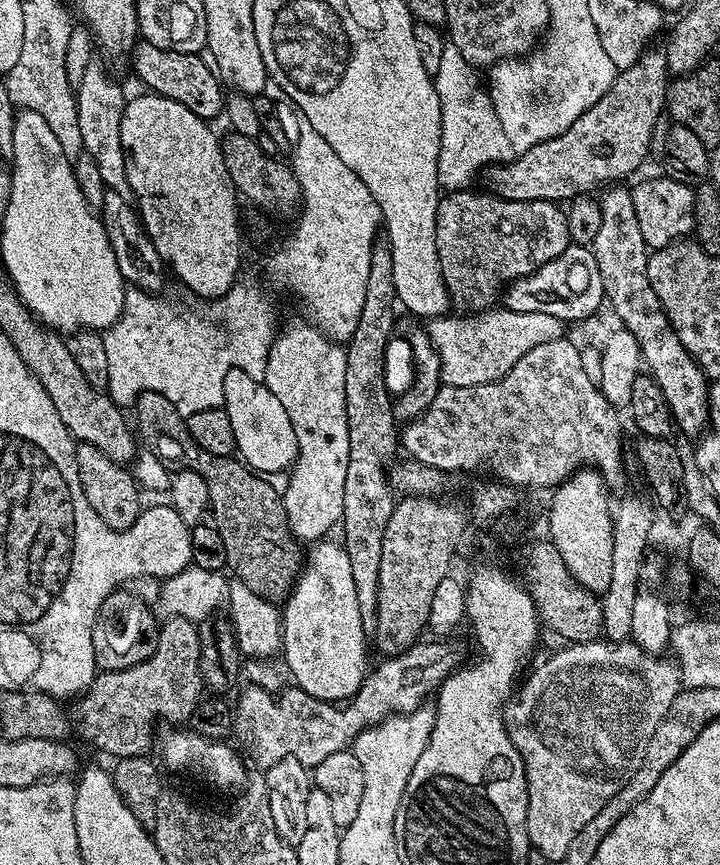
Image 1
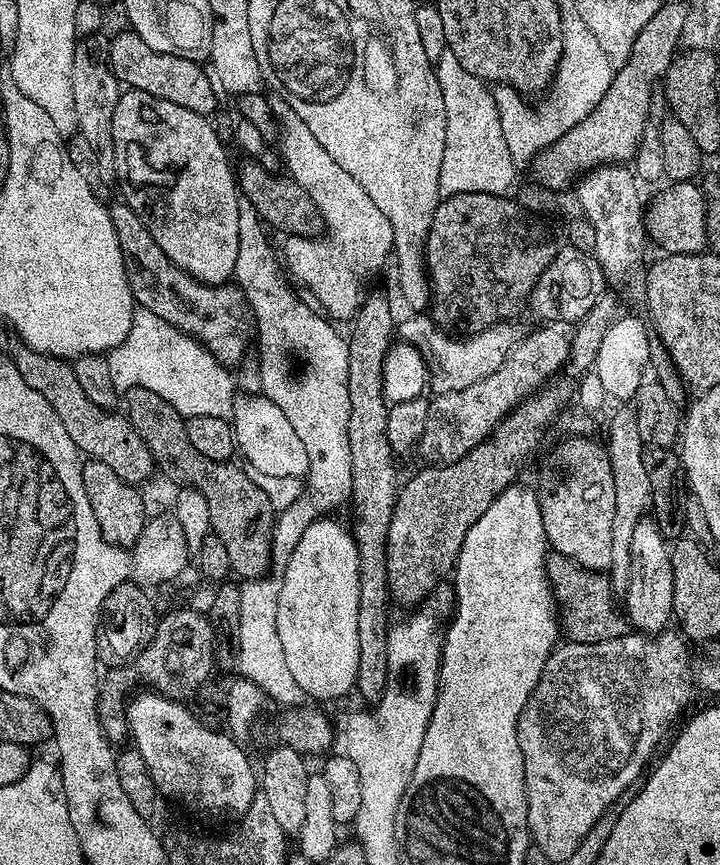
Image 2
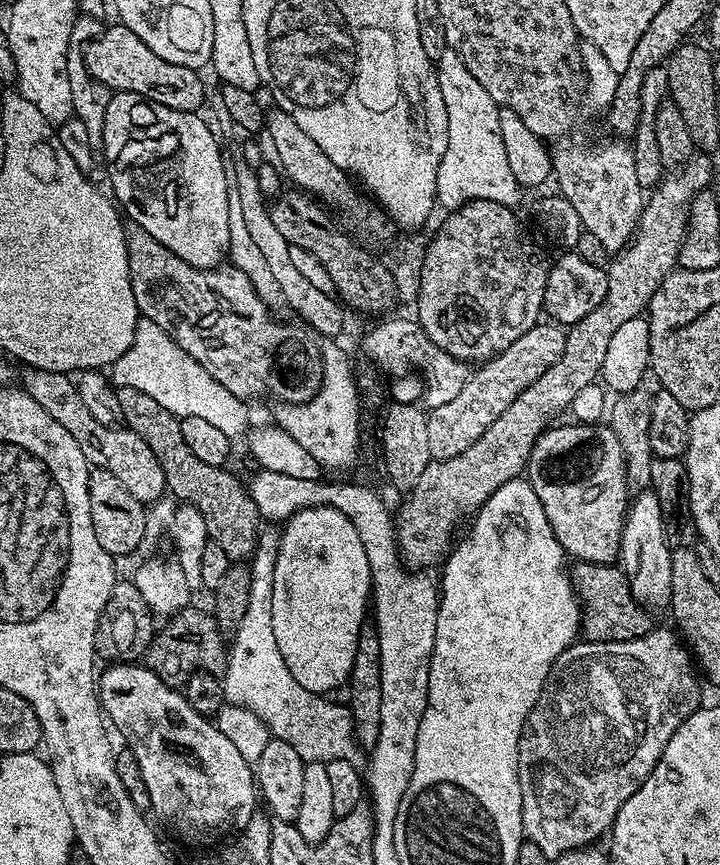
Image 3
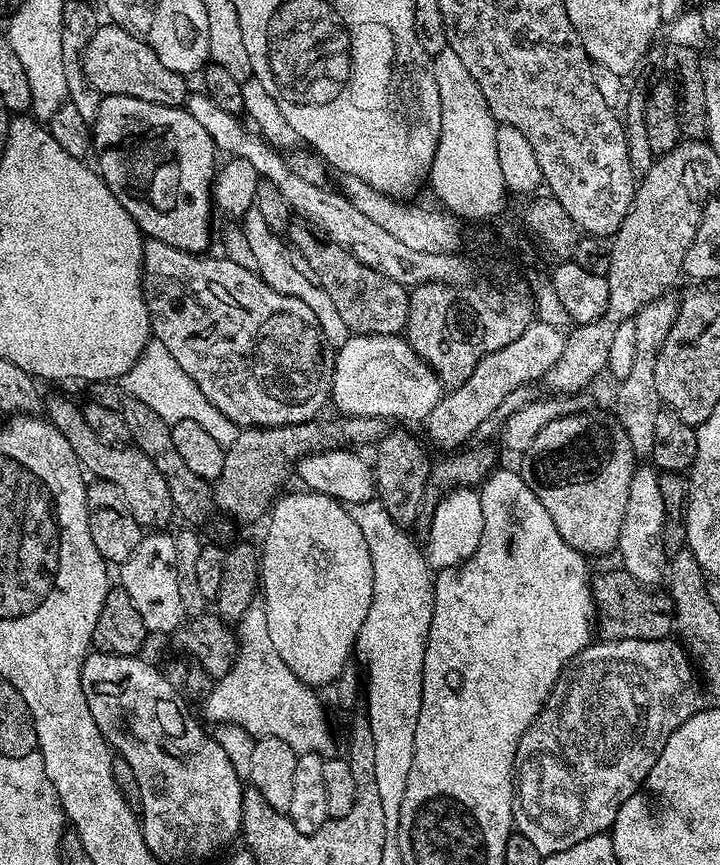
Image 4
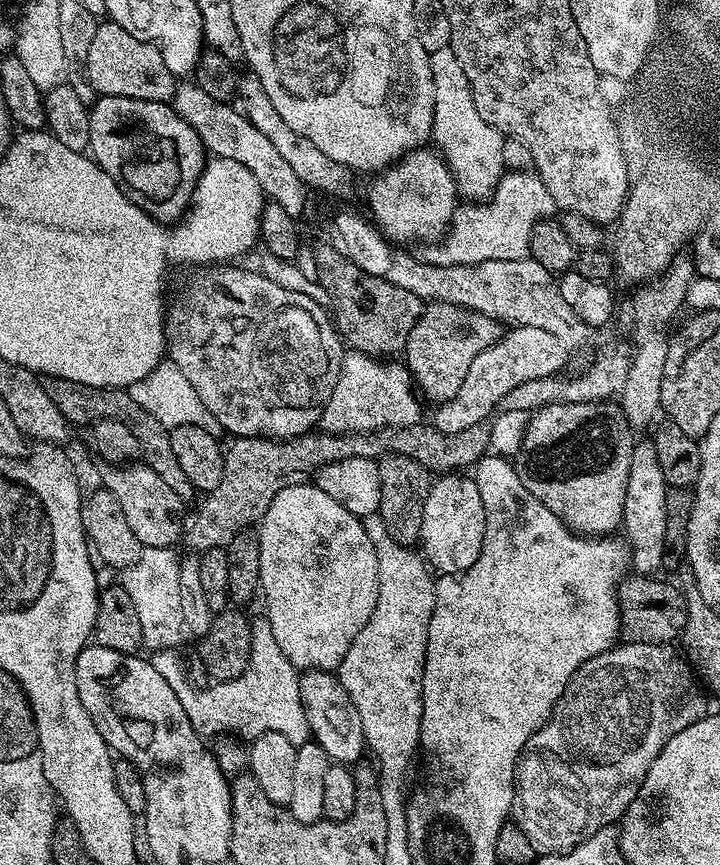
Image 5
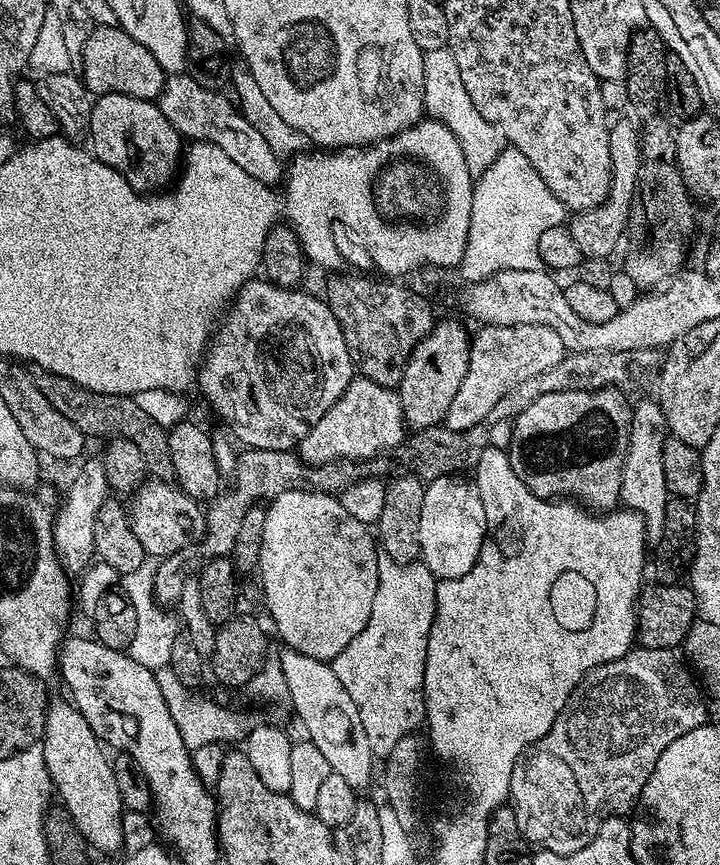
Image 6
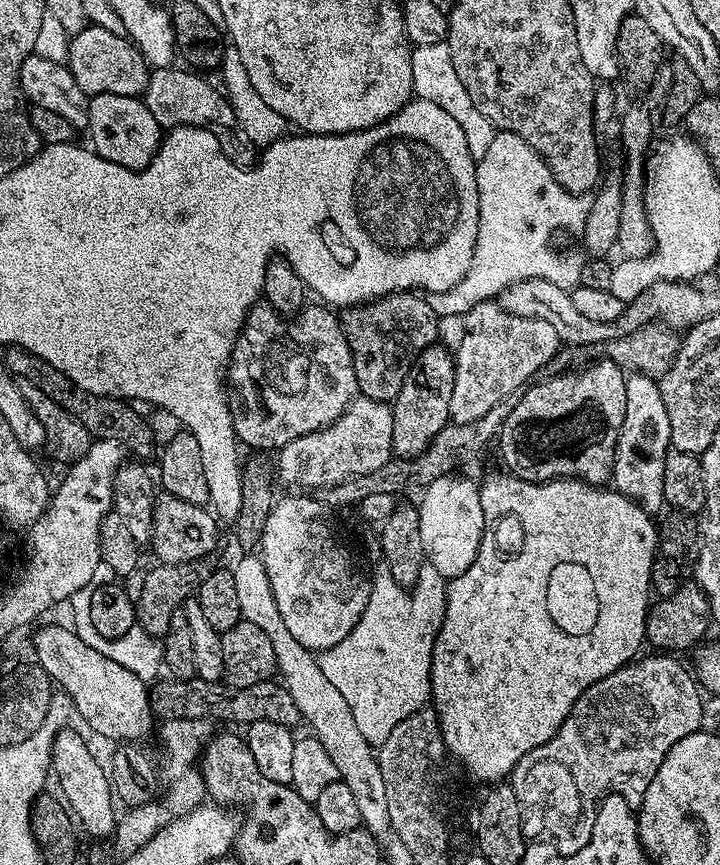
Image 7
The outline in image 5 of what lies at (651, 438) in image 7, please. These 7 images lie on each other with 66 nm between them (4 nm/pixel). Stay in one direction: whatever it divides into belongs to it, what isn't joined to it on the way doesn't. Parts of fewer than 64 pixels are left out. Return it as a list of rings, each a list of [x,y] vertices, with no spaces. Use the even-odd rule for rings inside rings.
[[[637,439],[634,454],[630,454],[630,478],[626,482],[626,506],[622,532],[625,532],[623,535],[628,545],[631,567],[642,576],[659,573],[664,568],[668,490],[668,483],[662,474],[662,465],[658,462],[655,443],[651,439]]]

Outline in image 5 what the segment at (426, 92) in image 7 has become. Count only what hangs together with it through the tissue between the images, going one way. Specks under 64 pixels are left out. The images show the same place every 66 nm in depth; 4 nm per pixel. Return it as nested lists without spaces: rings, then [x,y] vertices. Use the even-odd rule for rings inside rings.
[[[451,47],[431,53],[430,70],[434,78],[434,122],[431,139],[448,162],[456,179],[457,193],[464,199],[482,202],[489,199],[503,176],[505,164],[503,146],[505,136],[474,106],[474,94],[470,82],[462,70]]]

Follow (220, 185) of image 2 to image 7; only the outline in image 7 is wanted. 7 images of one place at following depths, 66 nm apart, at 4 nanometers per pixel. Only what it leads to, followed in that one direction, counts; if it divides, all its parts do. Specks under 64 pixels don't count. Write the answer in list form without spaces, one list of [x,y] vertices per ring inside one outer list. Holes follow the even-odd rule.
[[[98,94],[89,99],[88,112],[89,122],[86,132],[87,135],[92,135],[91,147],[102,158],[118,162],[118,166],[143,170],[156,157],[156,152],[160,149],[162,129],[154,114],[150,114],[150,110],[144,105],[143,99],[122,94]]]

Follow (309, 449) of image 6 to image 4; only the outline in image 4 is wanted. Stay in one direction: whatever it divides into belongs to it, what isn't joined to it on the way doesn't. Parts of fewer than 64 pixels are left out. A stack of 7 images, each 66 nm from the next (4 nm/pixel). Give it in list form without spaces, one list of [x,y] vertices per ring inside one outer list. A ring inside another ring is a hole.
[[[352,334],[345,345],[335,349],[336,365],[332,379],[331,401],[340,412],[345,412],[348,418],[379,418],[385,422],[391,420],[427,421],[430,410],[438,406],[442,395],[440,377],[433,372],[432,367],[421,358],[408,344],[403,335],[361,336]]]

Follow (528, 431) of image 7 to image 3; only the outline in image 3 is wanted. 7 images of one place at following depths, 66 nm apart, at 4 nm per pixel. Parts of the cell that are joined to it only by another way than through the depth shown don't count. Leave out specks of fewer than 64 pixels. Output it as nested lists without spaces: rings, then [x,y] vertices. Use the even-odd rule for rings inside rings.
[[[569,423],[561,428],[549,427],[534,442],[534,450],[530,450],[528,459],[526,479],[534,494],[538,494],[538,502],[542,502],[542,510],[546,510],[550,530],[554,530],[554,538],[558,538],[565,553],[573,561],[611,564],[620,555],[624,515],[628,513],[630,503],[622,442],[618,442],[618,434],[614,434],[607,423]]]

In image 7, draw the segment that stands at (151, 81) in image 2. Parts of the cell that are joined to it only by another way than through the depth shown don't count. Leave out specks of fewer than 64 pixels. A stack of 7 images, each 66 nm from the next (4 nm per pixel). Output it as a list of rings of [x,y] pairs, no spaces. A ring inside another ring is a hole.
[[[95,26],[83,28],[78,35],[69,39],[66,65],[74,81],[89,98],[98,94],[143,97],[150,75],[146,58],[127,36],[110,34],[110,30]]]

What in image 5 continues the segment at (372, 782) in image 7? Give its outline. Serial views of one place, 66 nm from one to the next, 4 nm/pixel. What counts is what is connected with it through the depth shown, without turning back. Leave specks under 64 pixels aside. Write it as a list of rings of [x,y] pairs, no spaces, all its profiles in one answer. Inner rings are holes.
[[[305,671],[299,682],[299,694],[303,700],[309,733],[315,743],[322,746],[328,758],[345,766],[357,763],[366,752],[366,741],[362,730],[361,718],[348,691],[342,686],[339,677],[333,673]]]

